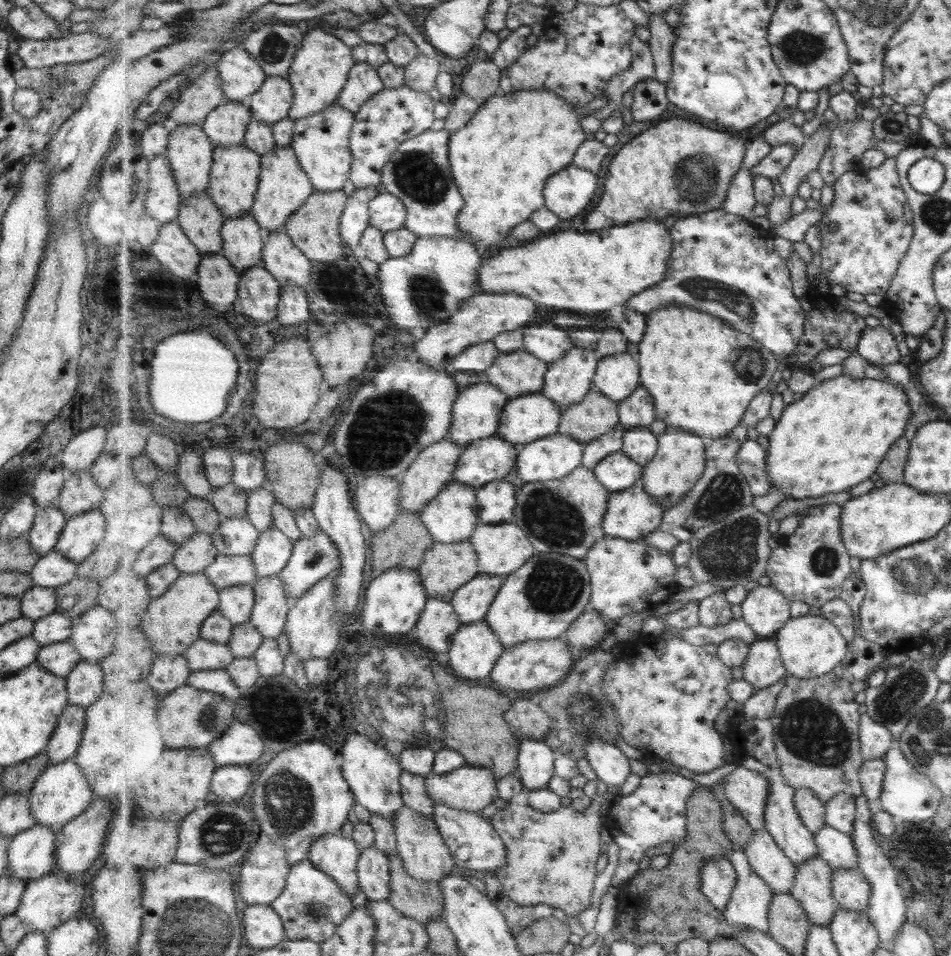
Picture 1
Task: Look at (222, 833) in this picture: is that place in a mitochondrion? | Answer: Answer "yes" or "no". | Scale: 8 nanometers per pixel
yes

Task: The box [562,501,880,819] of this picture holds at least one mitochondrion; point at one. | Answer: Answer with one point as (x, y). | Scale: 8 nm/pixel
(812, 730)

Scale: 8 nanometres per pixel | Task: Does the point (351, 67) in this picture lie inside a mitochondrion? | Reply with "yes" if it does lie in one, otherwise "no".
no

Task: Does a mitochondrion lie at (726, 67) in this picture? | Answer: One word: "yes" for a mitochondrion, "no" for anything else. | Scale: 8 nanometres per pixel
no

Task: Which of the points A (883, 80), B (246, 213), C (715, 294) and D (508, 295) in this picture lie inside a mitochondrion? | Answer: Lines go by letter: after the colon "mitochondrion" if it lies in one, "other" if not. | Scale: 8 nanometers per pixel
A: other
B: other
C: mitochondrion
D: other

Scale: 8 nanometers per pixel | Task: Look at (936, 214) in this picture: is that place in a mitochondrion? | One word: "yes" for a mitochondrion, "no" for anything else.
yes

